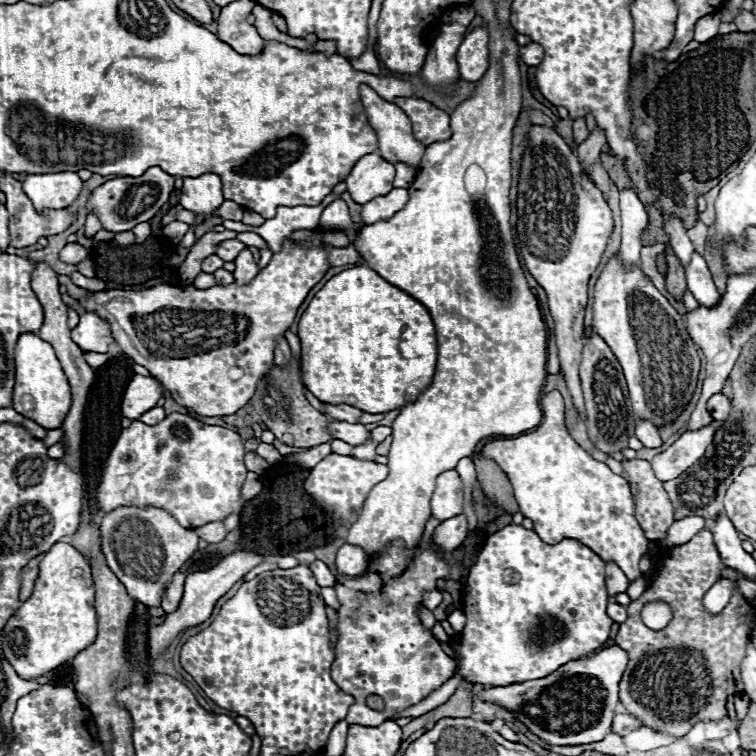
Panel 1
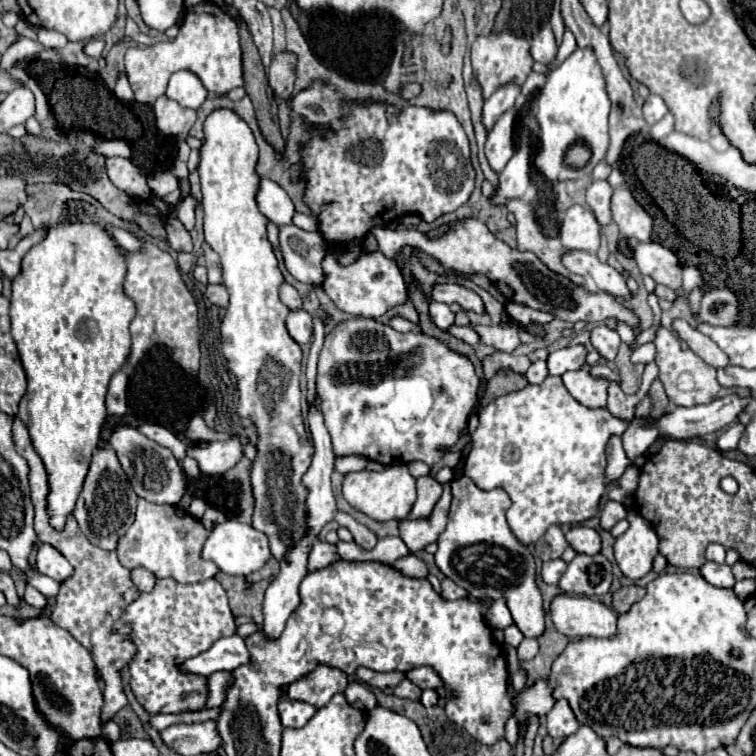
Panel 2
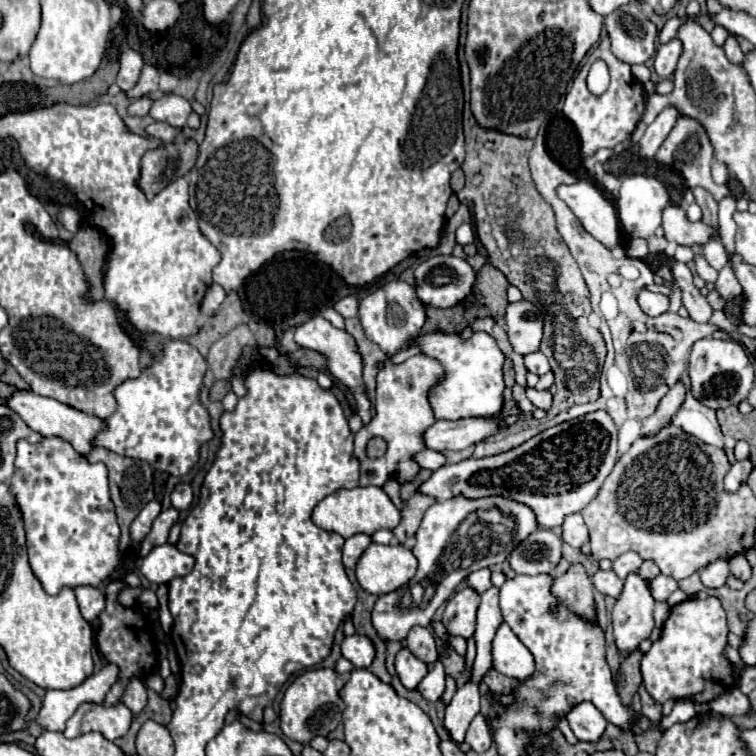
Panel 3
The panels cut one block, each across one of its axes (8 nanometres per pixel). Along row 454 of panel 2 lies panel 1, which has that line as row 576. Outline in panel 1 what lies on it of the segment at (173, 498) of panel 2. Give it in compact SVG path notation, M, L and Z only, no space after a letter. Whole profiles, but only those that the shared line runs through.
M116 508L100 522L102 552L108 566L126 586L128 594L148 608L162 602L162 592L172 582L172 576L198 550L194 530L184 530L168 512L156 508Z

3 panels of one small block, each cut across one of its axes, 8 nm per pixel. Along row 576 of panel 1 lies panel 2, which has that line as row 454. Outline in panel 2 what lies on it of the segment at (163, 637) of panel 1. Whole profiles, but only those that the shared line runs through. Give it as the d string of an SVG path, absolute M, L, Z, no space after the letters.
M244 434L224 442L190 442L186 454L198 462L202 474L220 476L240 460L244 444L248 444Z

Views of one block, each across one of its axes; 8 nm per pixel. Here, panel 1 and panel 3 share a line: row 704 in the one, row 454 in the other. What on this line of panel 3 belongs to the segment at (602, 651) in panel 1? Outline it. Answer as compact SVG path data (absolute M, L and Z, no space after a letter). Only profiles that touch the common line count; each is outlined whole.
M598 410L548 428L510 452L444 464L418 486L418 492L436 500L448 500L456 494L464 494L464 498L512 498L536 514L538 526L558 528L566 514L580 512L596 496L618 460L616 442L612 418L604 410Z

